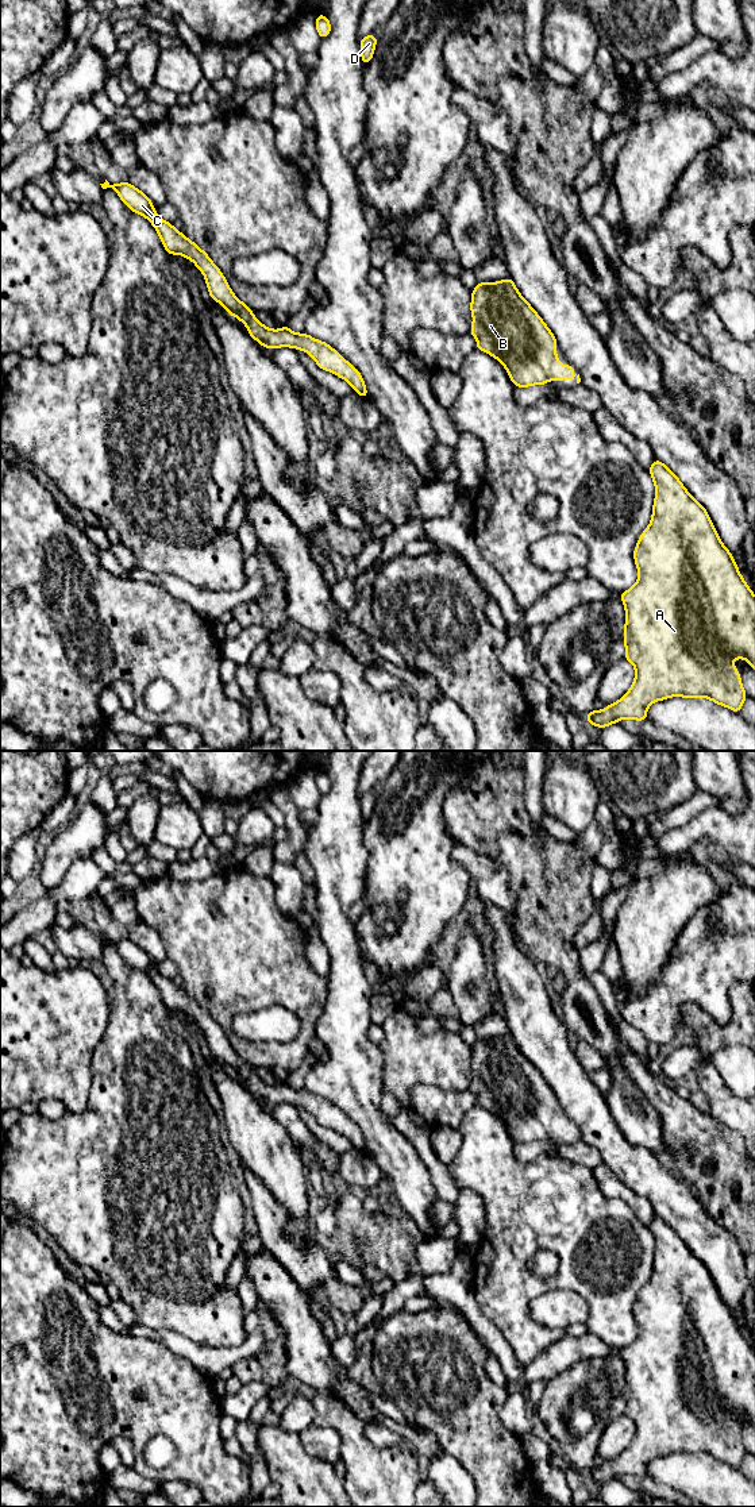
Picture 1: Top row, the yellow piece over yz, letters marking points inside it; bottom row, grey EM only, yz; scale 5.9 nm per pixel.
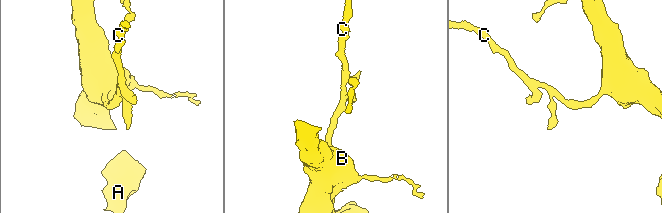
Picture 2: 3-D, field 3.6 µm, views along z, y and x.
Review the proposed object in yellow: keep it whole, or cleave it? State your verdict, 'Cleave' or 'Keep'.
Keep

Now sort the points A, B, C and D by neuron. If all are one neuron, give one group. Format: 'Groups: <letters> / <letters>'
Groups: A B C D

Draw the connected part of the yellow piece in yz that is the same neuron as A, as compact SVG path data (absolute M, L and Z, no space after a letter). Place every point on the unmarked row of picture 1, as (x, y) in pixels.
M660 1217L650 1222L655 1256L650 1281L640 1291L633 1315L639 1327L636 1340L620 1349L625 1364L624 1414L635 1423L629 1446L602 1466L590 1466L588 1480L601 1485L623 1475L647 1476L651 1460L670 1453L708 1454L735 1469L748 1453L732 1415L746 1415L755 1427L755 1352L743 1336L732 1310L721 1299L706 1265L697 1259L678 1233Z

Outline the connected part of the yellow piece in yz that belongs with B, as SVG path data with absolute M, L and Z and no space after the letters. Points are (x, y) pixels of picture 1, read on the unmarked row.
M512 1034L498 1038L478 1038L471 1047L470 1067L473 1080L470 1090L477 1095L477 1106L494 1113L508 1128L516 1144L544 1141L551 1136L562 1138L567 1132L570 1138L581 1138L579 1130L574 1132L574 1122L565 1122L556 1117L559 1105L555 1092L536 1067L520 1051Z

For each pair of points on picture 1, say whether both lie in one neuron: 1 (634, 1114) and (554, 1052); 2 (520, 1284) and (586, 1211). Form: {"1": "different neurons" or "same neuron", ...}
{"1": "different neurons", "2": "same neuron"}

